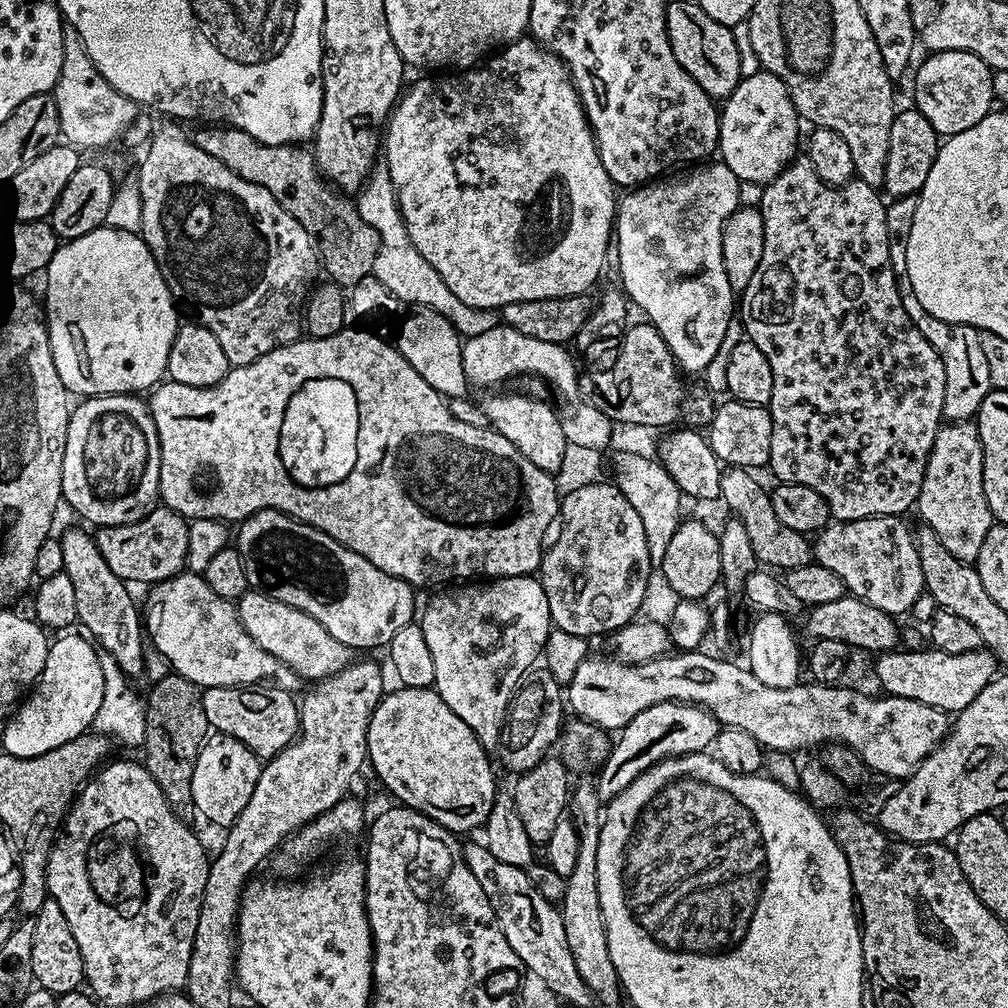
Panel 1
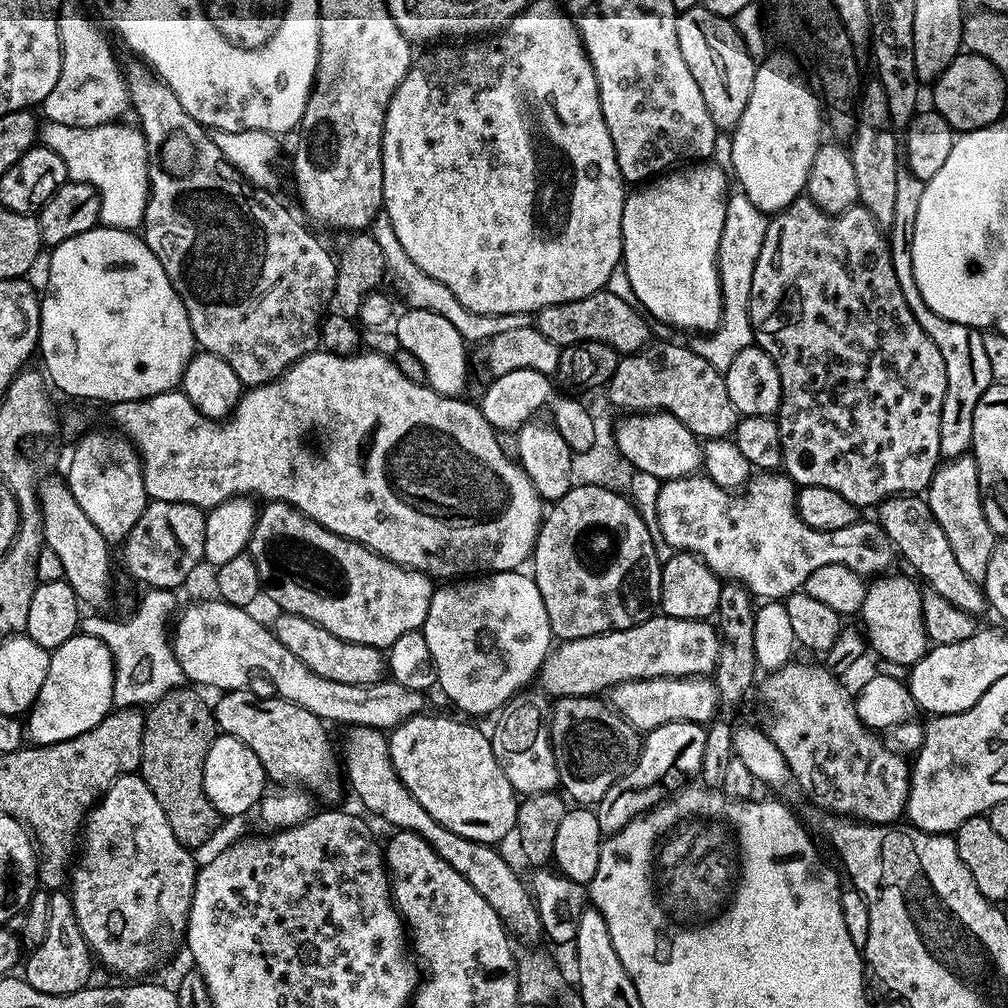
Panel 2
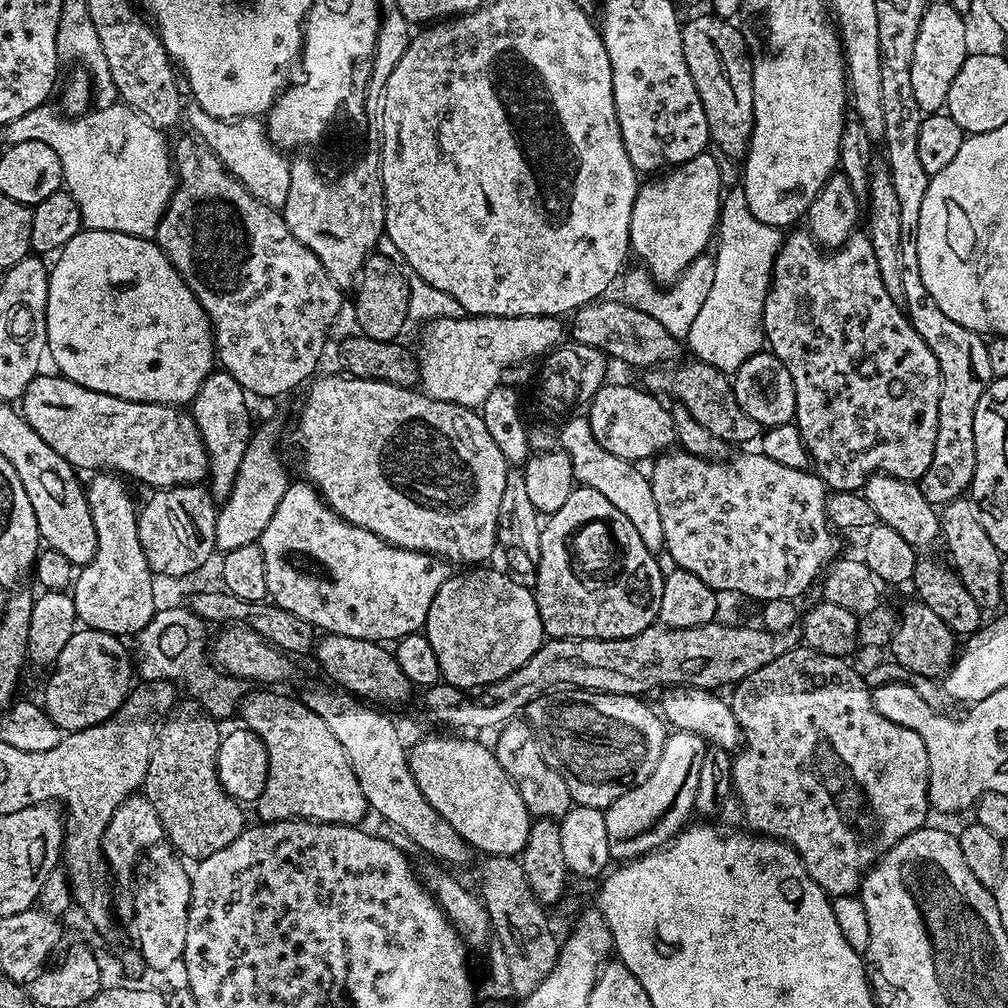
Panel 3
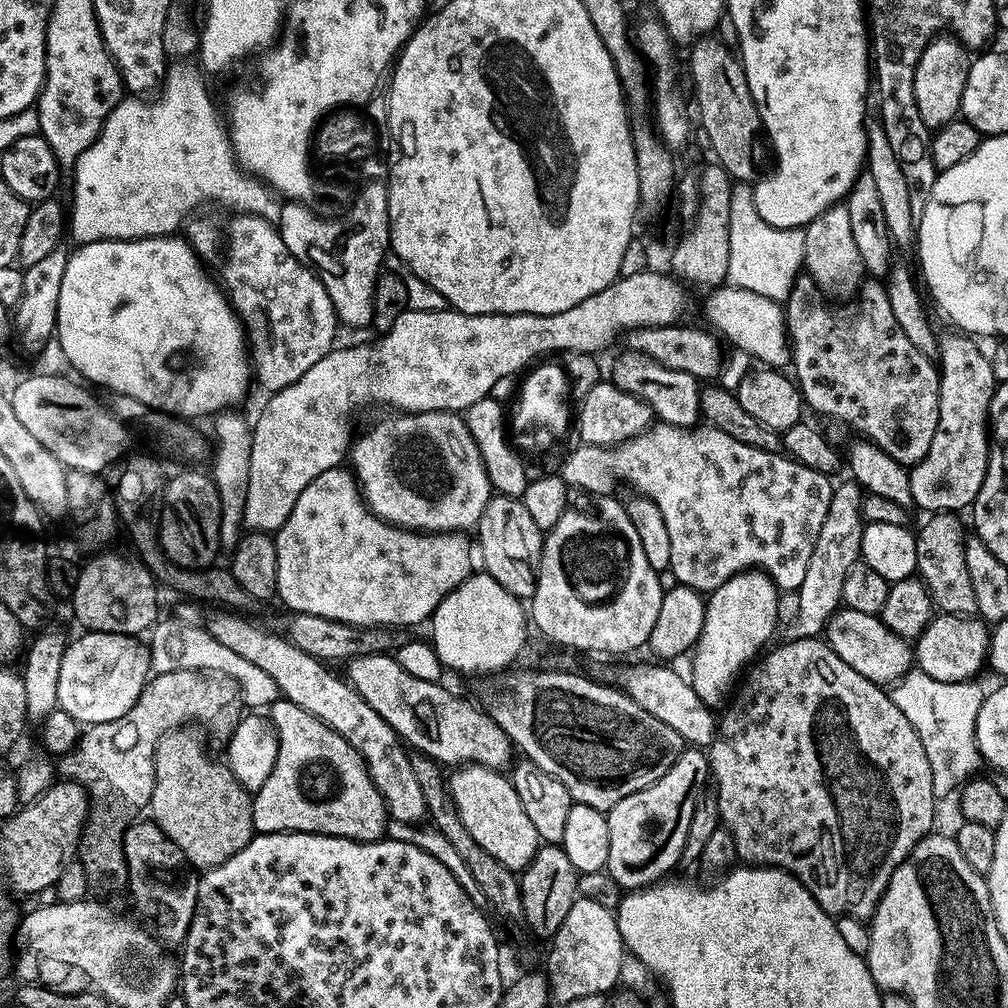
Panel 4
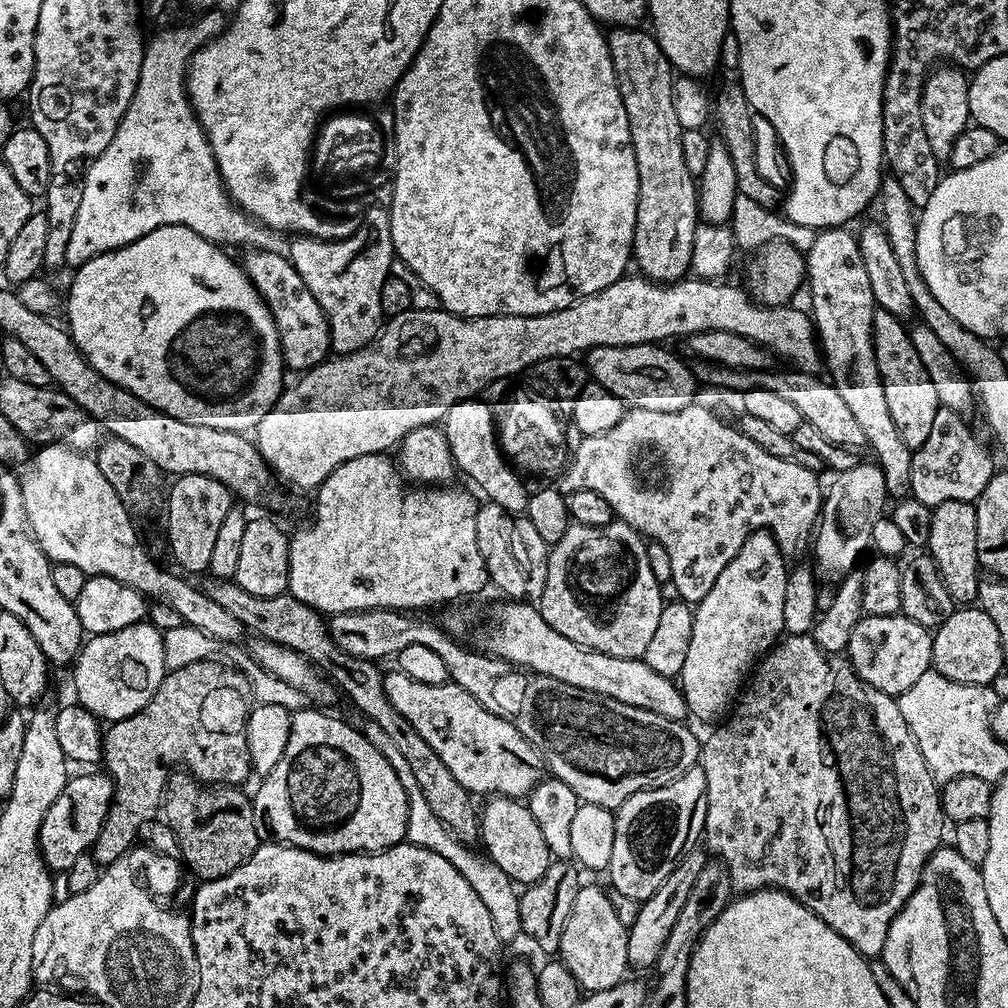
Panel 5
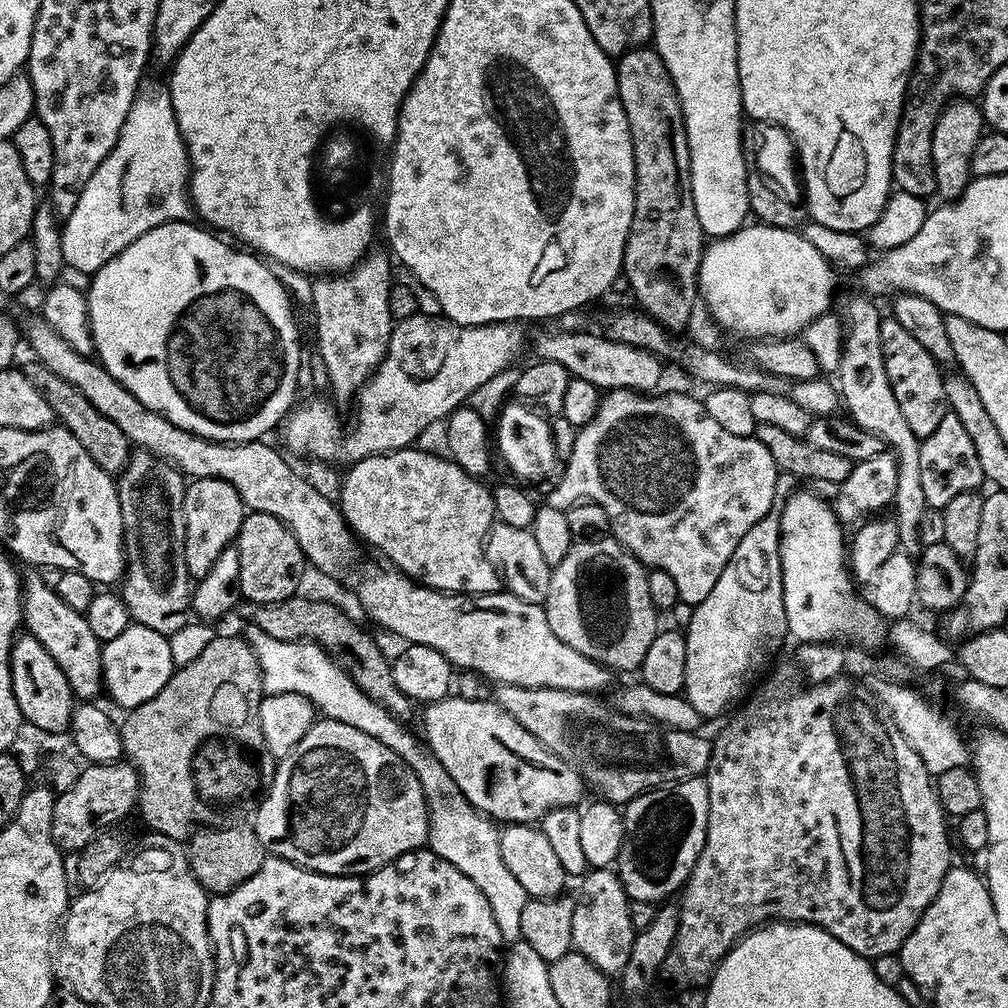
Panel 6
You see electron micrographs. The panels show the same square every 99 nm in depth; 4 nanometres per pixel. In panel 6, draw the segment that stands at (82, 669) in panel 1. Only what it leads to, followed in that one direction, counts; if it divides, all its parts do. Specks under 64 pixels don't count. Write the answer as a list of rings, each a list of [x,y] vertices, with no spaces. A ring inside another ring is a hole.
[[[135,622],[129,623],[118,638],[107,641],[100,653],[100,670],[102,684],[106,696],[113,700],[123,710],[137,708],[142,702],[154,698],[162,686],[171,678],[174,665],[170,658],[170,642],[168,636],[152,630],[148,626]]]

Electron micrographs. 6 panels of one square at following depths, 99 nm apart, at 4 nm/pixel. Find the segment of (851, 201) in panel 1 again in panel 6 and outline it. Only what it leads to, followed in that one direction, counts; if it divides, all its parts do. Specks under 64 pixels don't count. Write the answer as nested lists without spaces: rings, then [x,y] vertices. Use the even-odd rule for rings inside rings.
[[[881,319],[880,333],[882,334],[882,354],[886,362],[886,378],[890,378],[894,398],[898,398],[898,407],[902,409],[910,430],[914,430],[914,434],[921,438],[934,434],[934,430],[938,430],[938,422],[942,422],[942,418],[949,415],[950,412],[944,389],[945,373],[942,371],[941,365],[932,357],[930,350],[925,350],[897,320]]]

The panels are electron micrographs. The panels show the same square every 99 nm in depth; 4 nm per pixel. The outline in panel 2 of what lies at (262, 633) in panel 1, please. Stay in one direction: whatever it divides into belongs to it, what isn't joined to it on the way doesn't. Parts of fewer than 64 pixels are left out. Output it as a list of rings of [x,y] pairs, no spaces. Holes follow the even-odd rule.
[[[289,612],[277,615],[274,631],[278,642],[302,662],[302,666],[310,666],[314,674],[322,674],[322,678],[330,678],[330,682],[346,682],[347,684],[376,684],[386,676],[386,656],[383,651],[374,646],[355,644],[339,640],[330,630],[321,624],[310,622],[301,616]]]

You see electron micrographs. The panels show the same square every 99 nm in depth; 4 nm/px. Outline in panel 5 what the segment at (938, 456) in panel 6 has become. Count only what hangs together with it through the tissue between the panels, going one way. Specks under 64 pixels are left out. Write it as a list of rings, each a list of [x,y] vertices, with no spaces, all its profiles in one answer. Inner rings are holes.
[[[941,407],[938,414],[934,414],[934,423],[926,442],[922,442],[922,446],[912,453],[910,496],[928,508],[937,508],[942,502],[975,502],[982,490],[986,490],[986,482],[990,482],[994,471],[992,456],[972,433],[968,422],[954,410]]]

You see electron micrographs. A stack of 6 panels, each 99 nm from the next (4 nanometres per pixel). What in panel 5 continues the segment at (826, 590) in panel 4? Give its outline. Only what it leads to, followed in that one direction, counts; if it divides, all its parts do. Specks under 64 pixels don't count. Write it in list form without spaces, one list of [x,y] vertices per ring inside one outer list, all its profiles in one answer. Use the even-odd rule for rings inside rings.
[[[858,462],[832,479],[821,503],[821,519],[814,532],[814,548],[816,544],[816,568],[821,578],[830,584],[837,584],[857,567],[856,562],[863,550],[869,549],[873,526],[882,517],[888,502],[888,491],[885,475],[874,462]]]

